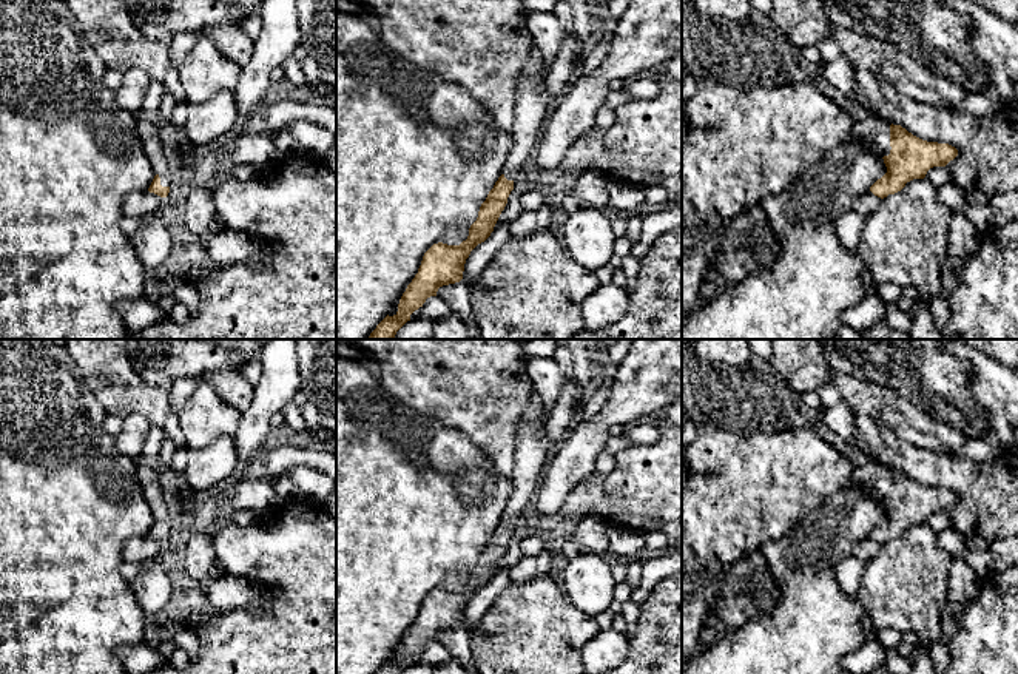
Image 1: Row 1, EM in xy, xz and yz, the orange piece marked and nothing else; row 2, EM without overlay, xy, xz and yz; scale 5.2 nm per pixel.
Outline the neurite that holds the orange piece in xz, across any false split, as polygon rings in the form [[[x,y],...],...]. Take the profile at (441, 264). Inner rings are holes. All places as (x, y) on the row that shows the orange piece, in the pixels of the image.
[[[532,43],[523,65],[517,89],[512,145],[506,156],[501,176],[481,204],[477,221],[469,228],[469,236],[460,245],[433,244],[423,256],[418,273],[403,293],[398,312],[386,316],[367,339],[393,339],[396,332],[410,321],[410,315],[423,307],[427,298],[437,296],[443,285],[463,279],[464,264],[470,251],[484,242],[504,210],[514,190],[514,180],[531,168],[534,150],[540,140],[543,120],[551,105],[541,52]]]

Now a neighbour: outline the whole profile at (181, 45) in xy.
[[[193,32],[177,34],[171,39],[168,51],[173,68],[179,68],[185,62],[187,56],[196,46],[197,42],[199,42],[199,34]]]

